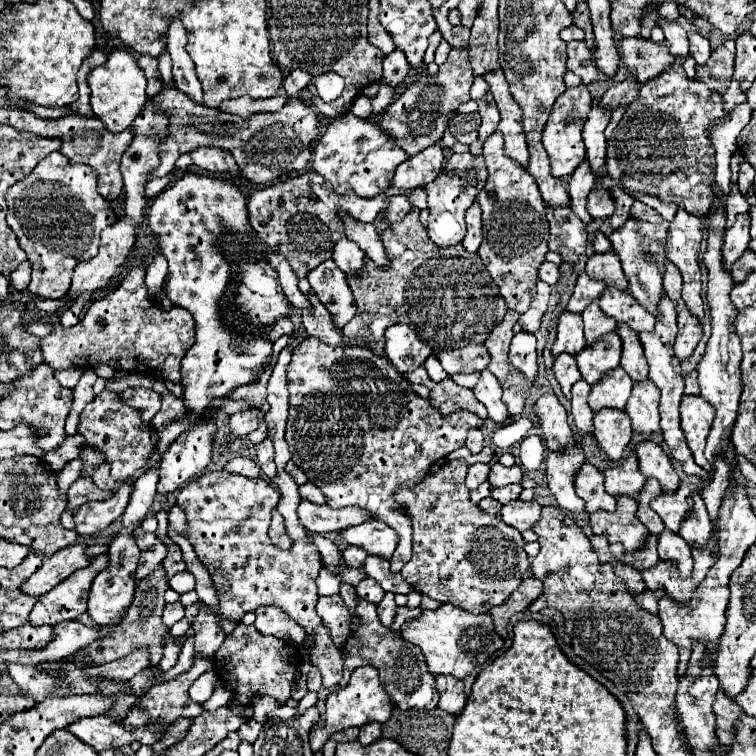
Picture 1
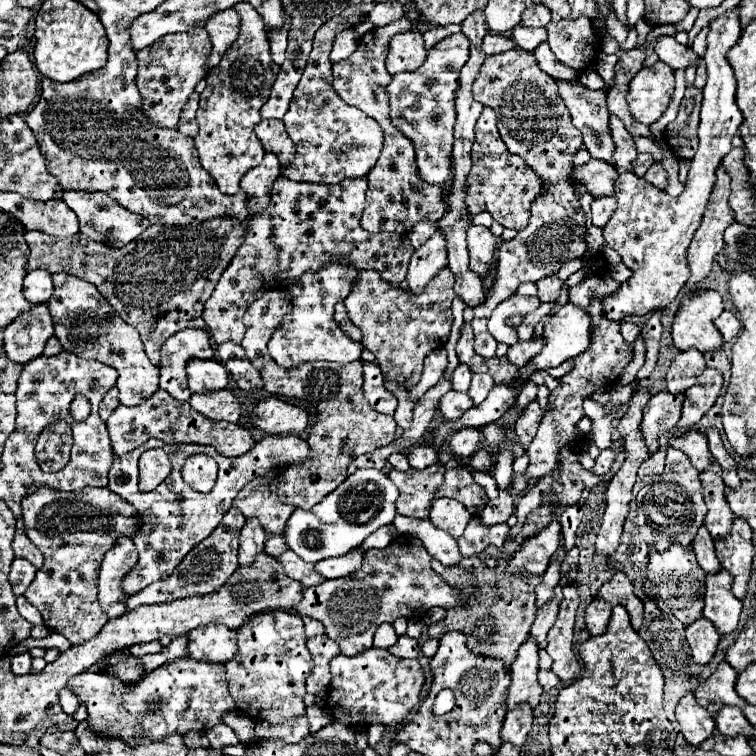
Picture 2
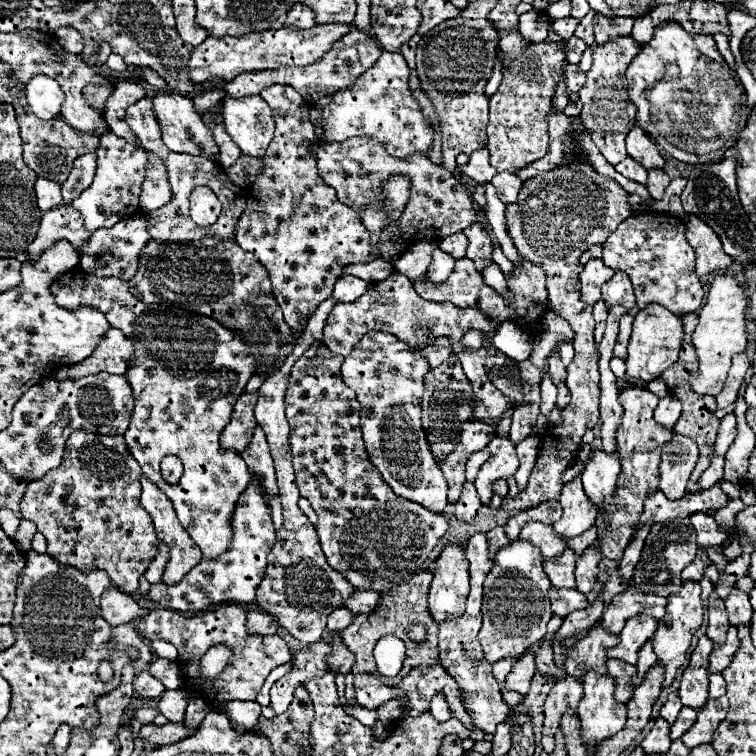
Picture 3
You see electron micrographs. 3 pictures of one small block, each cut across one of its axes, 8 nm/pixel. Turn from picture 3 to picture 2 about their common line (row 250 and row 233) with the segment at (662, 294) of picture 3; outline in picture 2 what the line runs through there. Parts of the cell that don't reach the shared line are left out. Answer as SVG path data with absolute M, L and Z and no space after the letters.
M736 8L710 20L710 32L708 32L708 50L704 54L706 66L708 66L708 80L704 86L704 100L702 100L702 112L700 112L700 126L698 126L698 138L700 138L700 146L692 158L692 166L688 172L688 180L686 180L686 190L678 196L672 198L668 196L664 190L658 190L656 186L648 184L644 178L632 176L632 172L622 172L616 178L614 184L614 198L618 200L618 208L614 212L614 216L610 218L610 222L604 226L604 240L606 244L616 250L622 256L622 262L628 264L628 270L632 270L632 276L620 284L620 288L606 296L602 300L604 304L604 316L608 316L608 320L614 322L622 322L622 318L626 316L644 316L648 312L654 310L664 310L684 288L684 284L690 278L690 268L686 264L686 250L688 244L696 232L696 228L700 226L702 214L706 210L710 192L714 188L714 180L716 180L716 168L722 162L724 154L728 150L732 150L730 140L738 134L738 126L742 124L742 112L736 106L734 100L734 92L736 92L736 80L734 80L734 72L726 60L726 52L736 44L736 40L740 38L742 28L740 28L740 18L736 16Z

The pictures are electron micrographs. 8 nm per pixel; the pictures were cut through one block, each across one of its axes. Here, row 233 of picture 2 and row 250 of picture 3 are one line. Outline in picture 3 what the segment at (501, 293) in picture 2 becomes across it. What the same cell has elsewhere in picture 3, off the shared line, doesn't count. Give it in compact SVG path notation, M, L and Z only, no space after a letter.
M576 156L570 166L554 168L552 172L540 172L532 180L522 184L518 200L506 206L506 224L508 234L528 260L536 266L542 266L546 272L546 290L550 298L550 308L568 320L576 338L572 340L576 356L568 366L566 386L570 388L570 404L562 410L562 424L550 426L546 436L550 440L542 440L540 454L536 460L536 468L530 476L528 488L518 492L514 500L504 500L504 510L526 510L546 500L558 500L562 490L562 474L550 472L550 456L570 460L578 450L580 438L588 428L594 428L600 420L598 416L598 398L600 398L600 374L598 374L598 352L594 342L594 316L592 306L580 300L580 272L582 264L578 262L580 254L586 252L592 244L604 244L604 240L624 222L632 208L628 204L628 192L616 184L616 180L608 180L600 176L590 164L586 156Z

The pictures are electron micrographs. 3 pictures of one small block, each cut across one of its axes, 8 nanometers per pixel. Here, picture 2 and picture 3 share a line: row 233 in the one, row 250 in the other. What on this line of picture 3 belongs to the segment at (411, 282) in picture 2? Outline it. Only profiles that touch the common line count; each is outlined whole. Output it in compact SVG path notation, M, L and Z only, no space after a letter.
M438 248L432 252L432 262L428 266L428 278L434 282L434 284L442 284L444 280L448 280L448 276L452 274L452 268L454 268L454 262L456 258L448 256L446 252L440 252Z

